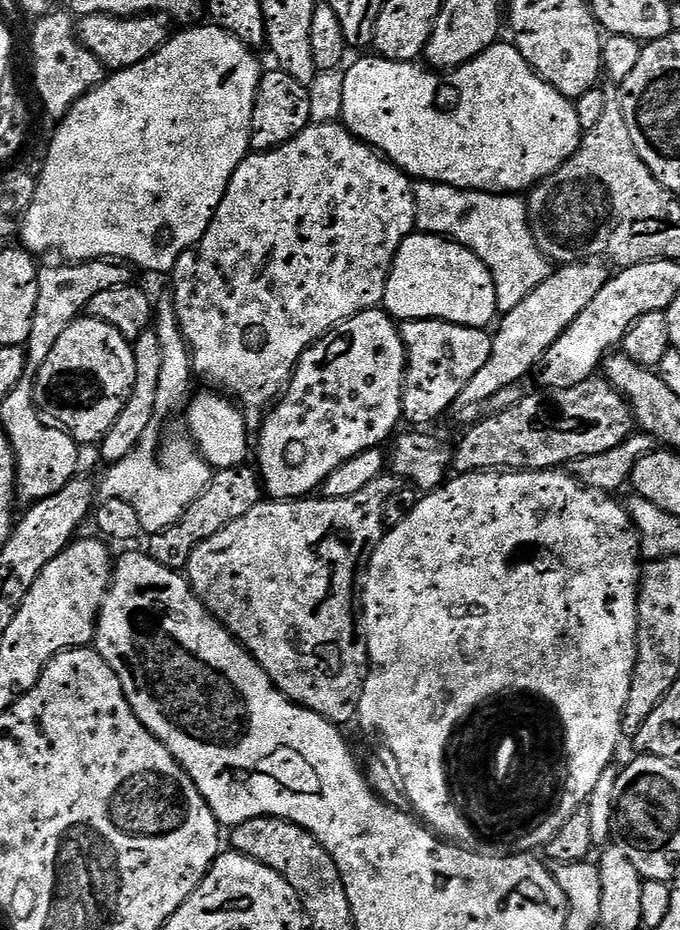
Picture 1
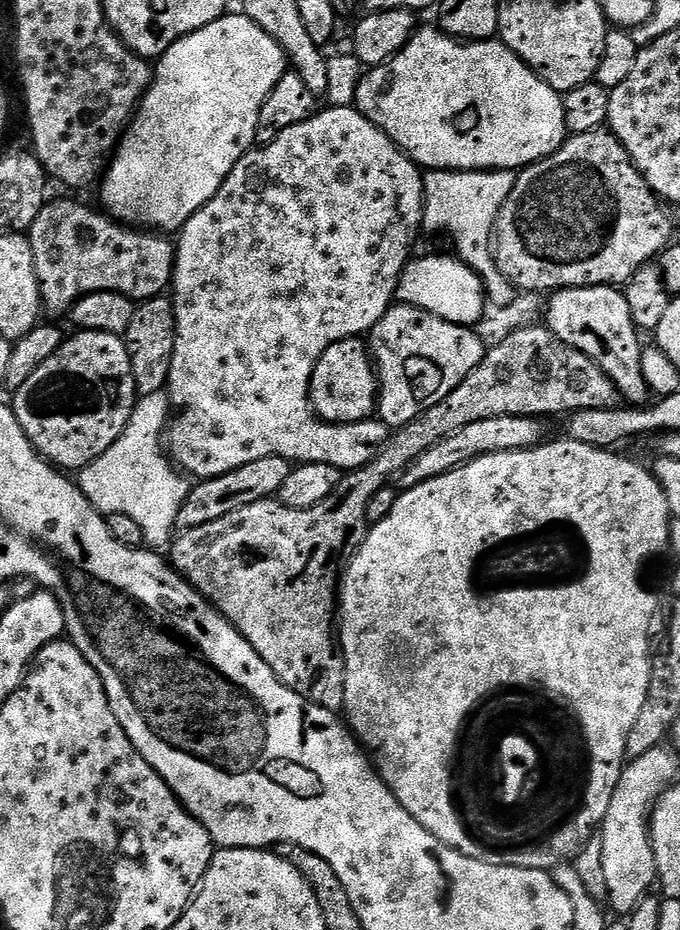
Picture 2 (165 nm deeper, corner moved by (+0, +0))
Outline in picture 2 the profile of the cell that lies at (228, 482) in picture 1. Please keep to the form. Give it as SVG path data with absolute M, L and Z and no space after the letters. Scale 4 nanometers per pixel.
M281 456L258 458L258 462L250 462L250 466L230 470L230 474L193 483L186 502L182 502L182 510L178 510L177 529L201 528L206 522L214 522L226 514L234 514L234 510L242 510L242 506L275 497L282 490L282 482L290 478L293 467L293 461Z

